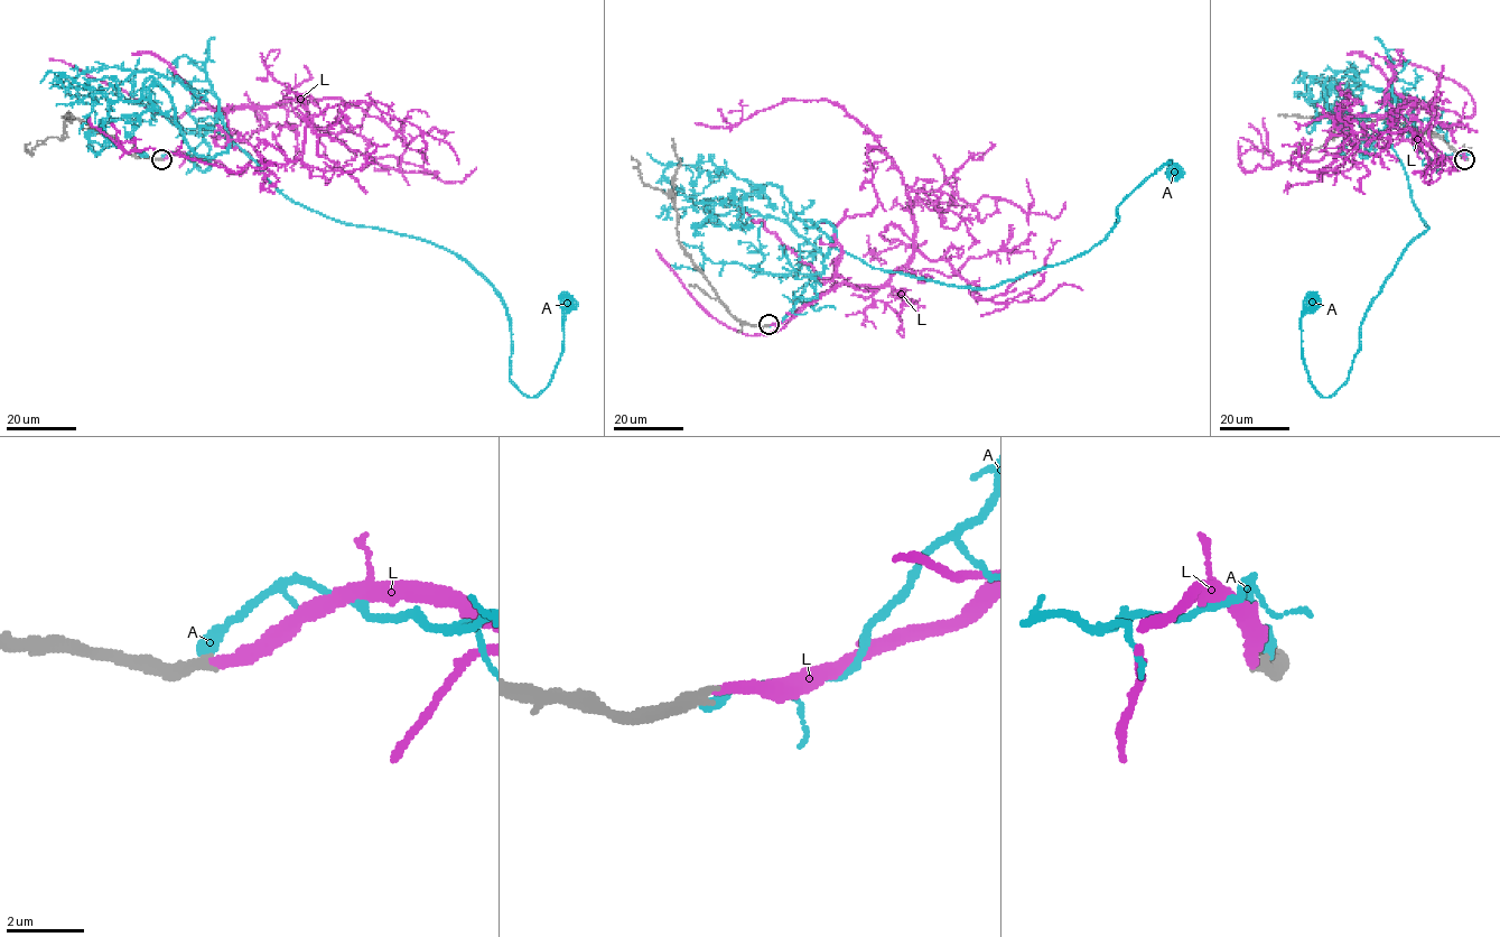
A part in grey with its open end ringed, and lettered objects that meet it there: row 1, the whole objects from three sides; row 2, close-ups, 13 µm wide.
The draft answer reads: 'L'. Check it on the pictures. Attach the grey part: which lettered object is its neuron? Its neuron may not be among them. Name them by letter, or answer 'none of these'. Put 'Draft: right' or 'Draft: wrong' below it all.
L
Draft: right

